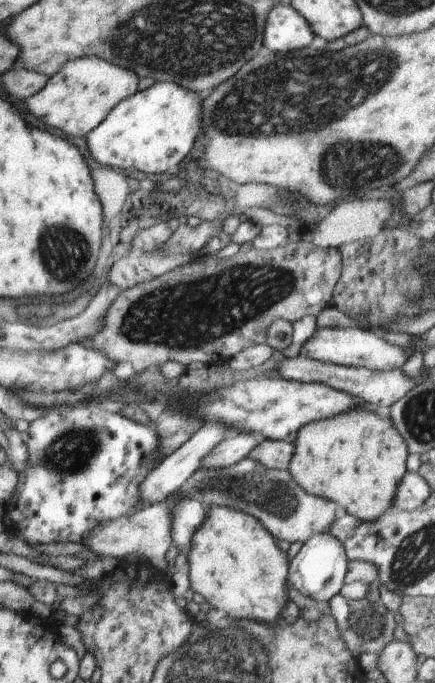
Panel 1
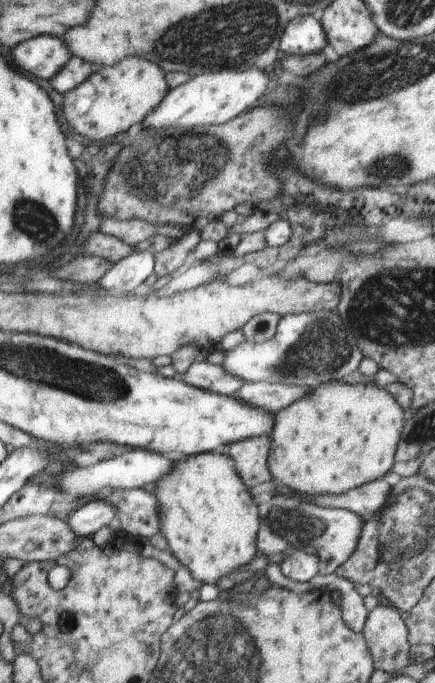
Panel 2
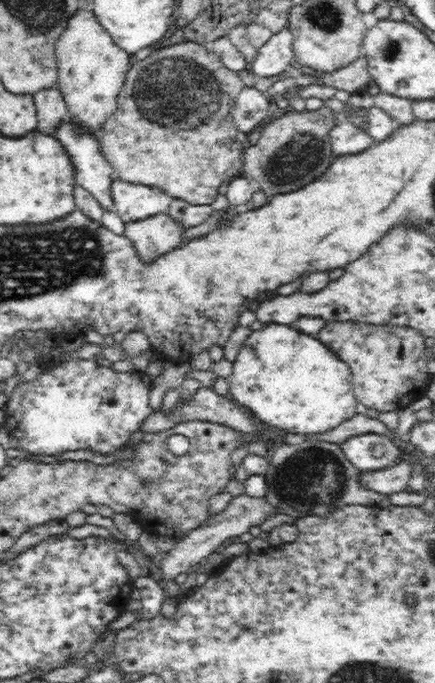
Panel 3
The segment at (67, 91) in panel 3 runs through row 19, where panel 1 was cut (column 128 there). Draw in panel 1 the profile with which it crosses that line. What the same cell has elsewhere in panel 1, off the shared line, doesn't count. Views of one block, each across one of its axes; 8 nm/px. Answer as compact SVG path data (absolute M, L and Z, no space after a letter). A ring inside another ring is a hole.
M97 55L68 62L60 74L52 77L48 88L25 100L29 111L40 118L48 128L62 130L76 138L87 137L96 130L127 98L140 92L142 78L138 72L128 70L116 62Z

